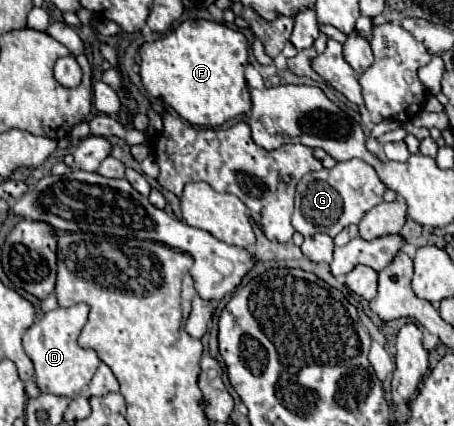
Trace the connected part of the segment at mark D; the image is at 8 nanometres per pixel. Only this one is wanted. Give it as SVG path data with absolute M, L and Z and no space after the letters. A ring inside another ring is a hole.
M74 304L70 308L58 306L56 310L46 312L40 320L36 320L24 334L22 344L30 360L34 362L34 380L42 388L42 392L52 392L60 396L76 396L80 394L92 380L100 358L94 350L78 346L78 336L82 326L88 320L88 304Z

